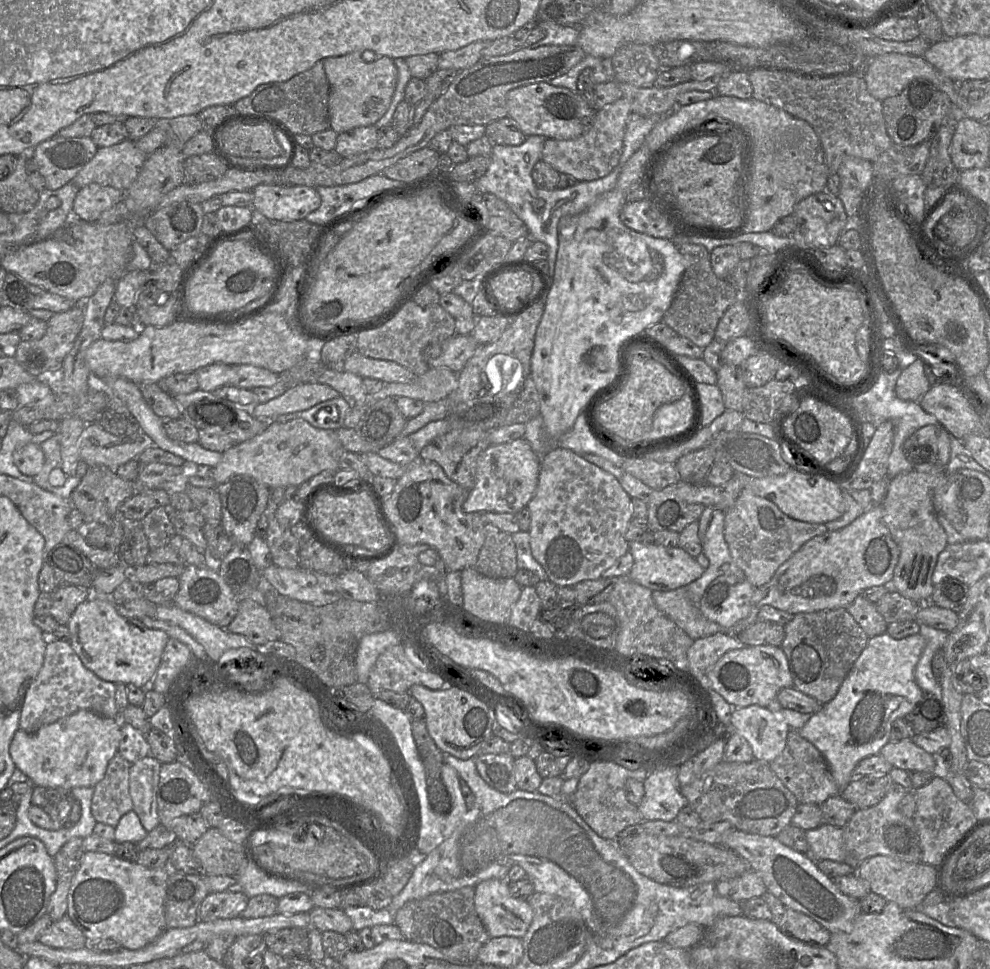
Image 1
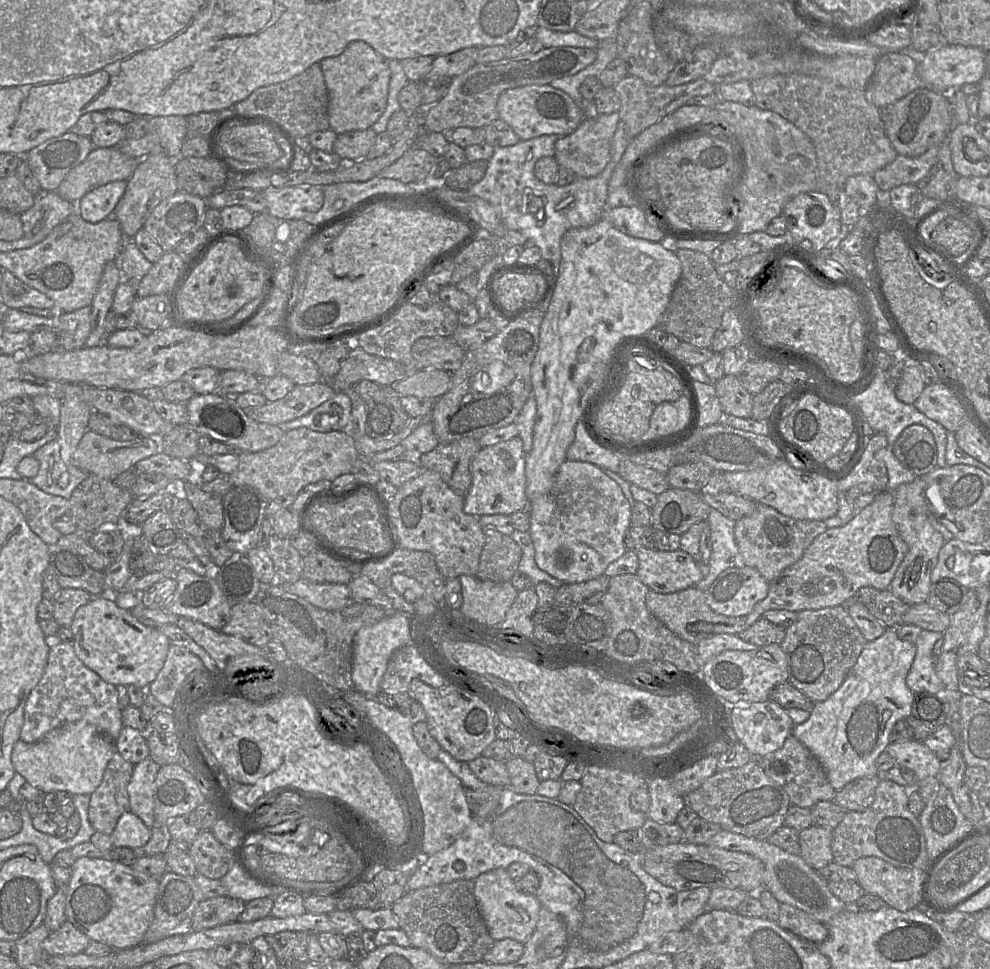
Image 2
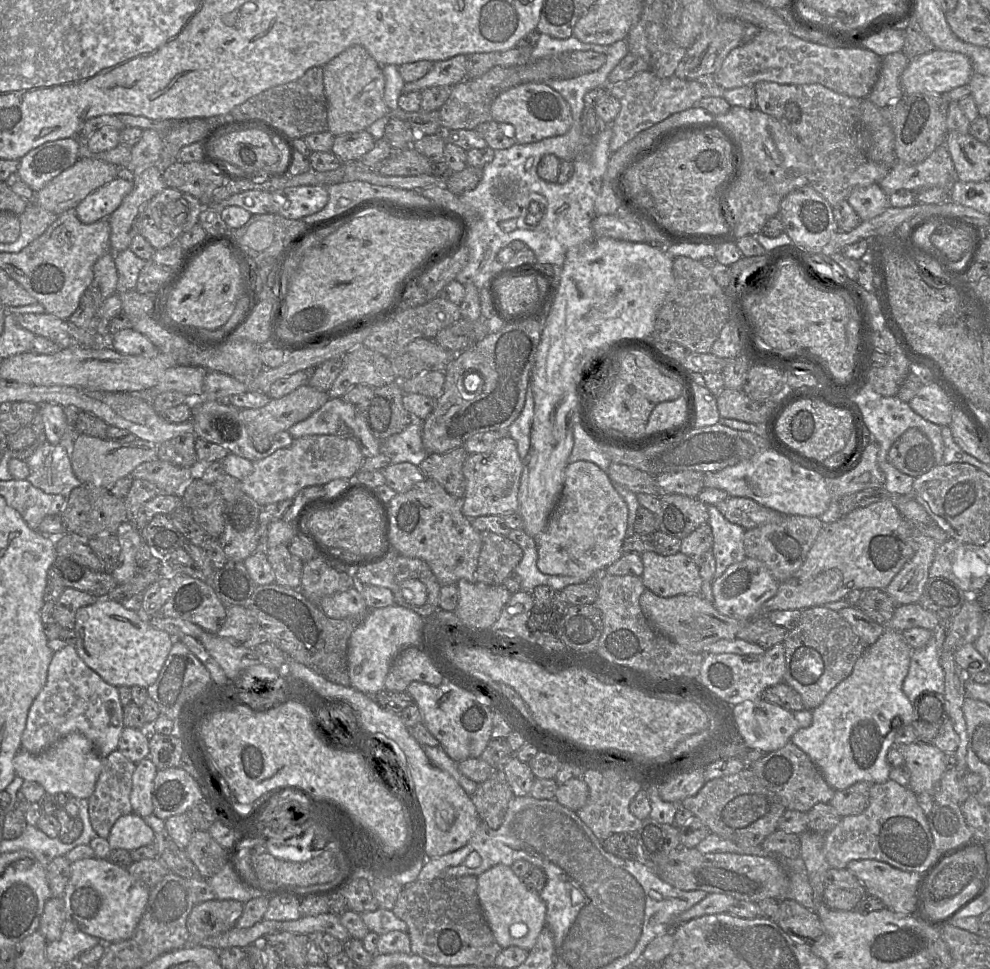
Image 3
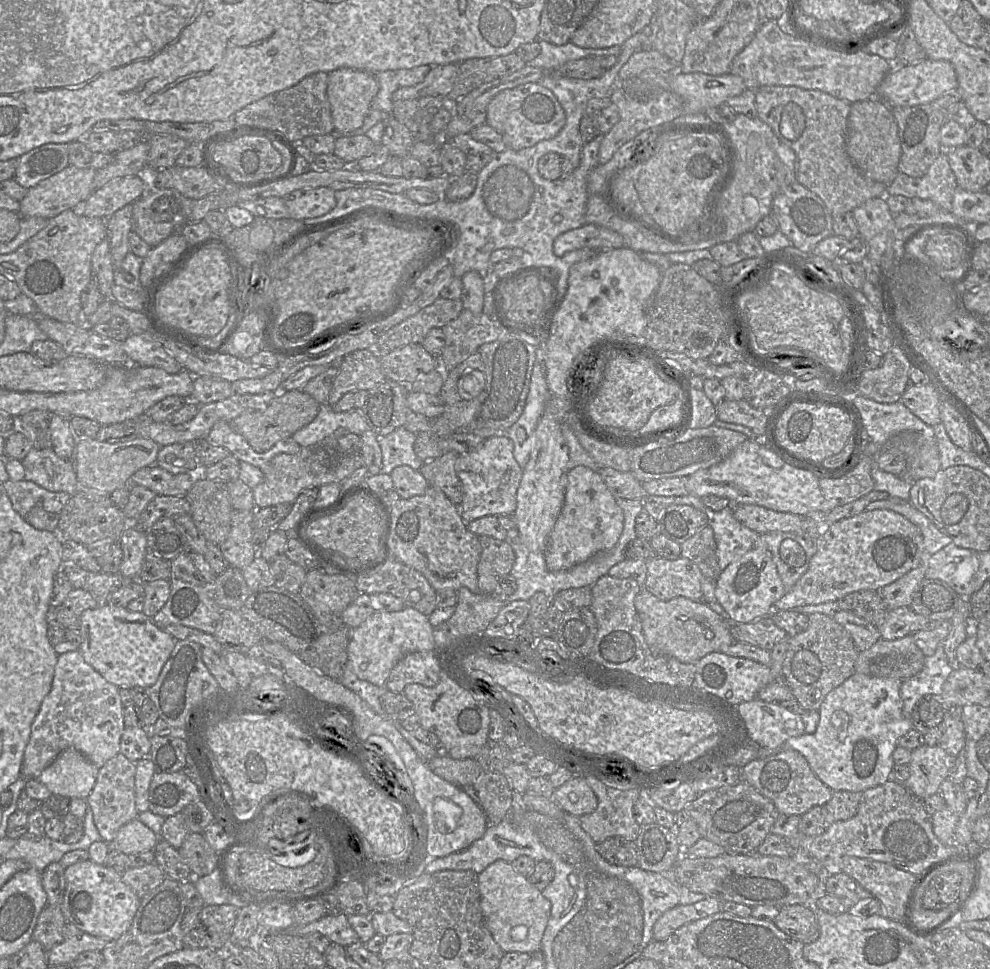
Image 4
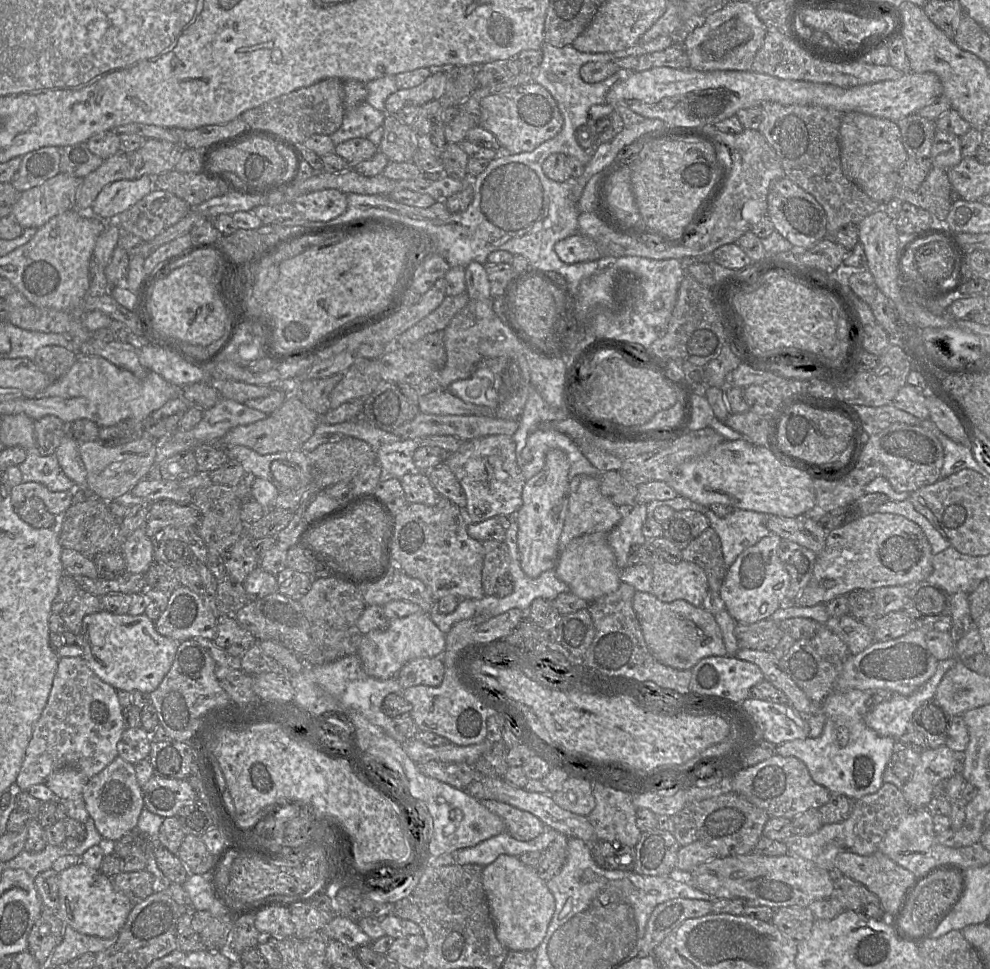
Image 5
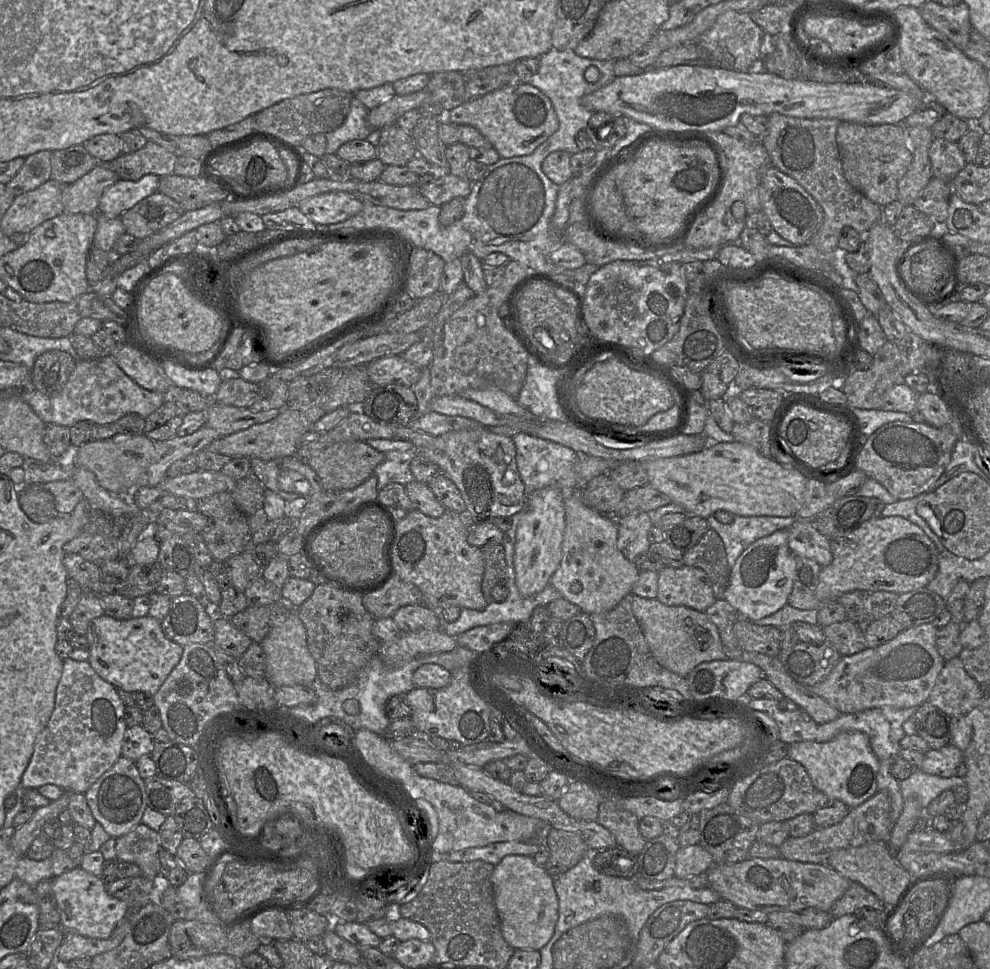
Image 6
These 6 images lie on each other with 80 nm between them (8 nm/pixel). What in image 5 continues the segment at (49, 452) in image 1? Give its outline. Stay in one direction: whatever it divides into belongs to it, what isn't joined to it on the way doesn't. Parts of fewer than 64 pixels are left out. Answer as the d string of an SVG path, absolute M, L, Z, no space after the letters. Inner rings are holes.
M38 450L27 451L27 457L18 466L23 482L38 482L52 492L74 491L75 483L64 473L55 454L42 456Z

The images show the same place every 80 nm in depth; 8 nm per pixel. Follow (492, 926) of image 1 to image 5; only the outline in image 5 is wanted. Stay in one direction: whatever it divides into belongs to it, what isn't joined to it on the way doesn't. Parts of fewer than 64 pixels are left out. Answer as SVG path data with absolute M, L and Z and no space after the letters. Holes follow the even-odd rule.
M502 854L482 870L482 884L488 901L496 937L509 951L535 951L543 941L555 911L555 899L536 868L522 863L519 857Z

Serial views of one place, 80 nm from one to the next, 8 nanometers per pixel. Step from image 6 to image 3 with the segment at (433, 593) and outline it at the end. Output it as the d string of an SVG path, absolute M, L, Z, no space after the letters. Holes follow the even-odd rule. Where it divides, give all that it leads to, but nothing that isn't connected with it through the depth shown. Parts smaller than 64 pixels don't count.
M426 478L387 503L392 551L426 561L442 586L462 578L477 582L482 538L472 521L463 515L460 501L437 481Z

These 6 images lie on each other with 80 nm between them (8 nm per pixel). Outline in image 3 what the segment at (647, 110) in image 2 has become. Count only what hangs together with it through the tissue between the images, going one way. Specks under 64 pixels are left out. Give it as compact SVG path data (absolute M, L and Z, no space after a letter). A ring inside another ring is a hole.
M650 71L637 73L616 84L609 84L609 94L615 97L621 106L619 114L611 124L610 155L641 131L663 121L674 113L694 107L700 99L710 96L709 90L697 80L681 80L674 75L660 78Z

